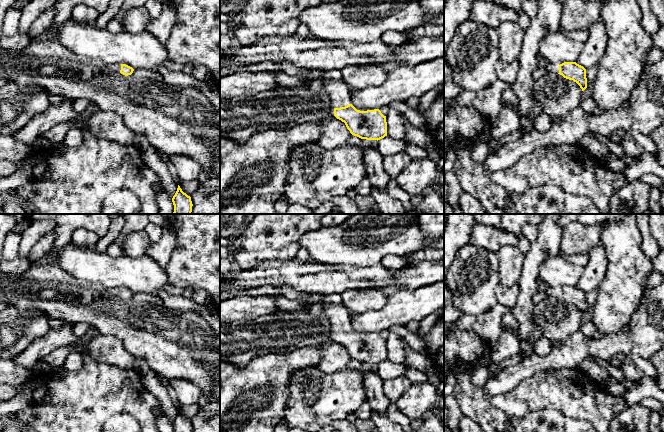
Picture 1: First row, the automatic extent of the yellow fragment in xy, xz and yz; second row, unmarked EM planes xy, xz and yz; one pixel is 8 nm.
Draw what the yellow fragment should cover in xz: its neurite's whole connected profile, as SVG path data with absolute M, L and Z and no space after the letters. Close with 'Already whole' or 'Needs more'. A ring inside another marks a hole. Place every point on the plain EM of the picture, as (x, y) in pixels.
M322 295L317 303L322 305L334 330L334 340L345 347L354 360L366 364L380 364L387 360L387 346L379 333L360 335L351 328L349 310L342 303L325 302Z. Needs more

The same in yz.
M540 278L538 279L538 291L555 296L564 302L576 306L582 315L587 312L586 293L576 286L564 286L562 288L553 288L546 285Z. Needs more

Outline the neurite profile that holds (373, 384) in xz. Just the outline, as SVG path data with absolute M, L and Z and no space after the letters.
M366 371L363 375L363 384L366 401L370 404L373 412L386 413L392 402L384 394L383 380L378 373Z

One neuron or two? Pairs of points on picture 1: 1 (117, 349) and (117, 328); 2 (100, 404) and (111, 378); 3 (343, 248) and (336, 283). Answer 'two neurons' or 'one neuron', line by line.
1: two neurons
2: one neuron
3: two neurons

